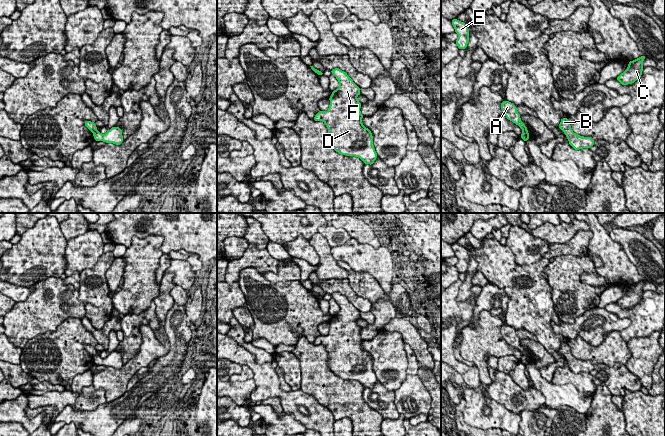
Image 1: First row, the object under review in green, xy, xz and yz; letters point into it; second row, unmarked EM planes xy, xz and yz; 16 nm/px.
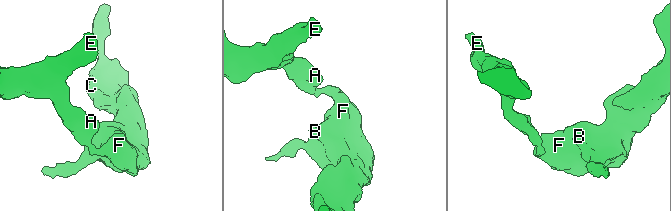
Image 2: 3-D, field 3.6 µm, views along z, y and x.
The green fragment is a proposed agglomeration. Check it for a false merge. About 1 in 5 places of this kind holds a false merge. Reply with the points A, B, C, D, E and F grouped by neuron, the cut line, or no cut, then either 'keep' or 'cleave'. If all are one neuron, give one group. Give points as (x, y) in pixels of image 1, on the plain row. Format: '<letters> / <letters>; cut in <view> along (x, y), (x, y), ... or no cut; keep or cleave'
A E / B C D F; cut in xy along (96, 354), (93, 356); cleave

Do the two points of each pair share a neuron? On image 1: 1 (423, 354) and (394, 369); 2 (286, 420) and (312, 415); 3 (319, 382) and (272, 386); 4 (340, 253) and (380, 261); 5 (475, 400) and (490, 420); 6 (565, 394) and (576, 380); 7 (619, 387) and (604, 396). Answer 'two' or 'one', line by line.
1: two
2: two
3: two
4: one
5: one
6: two
7: two

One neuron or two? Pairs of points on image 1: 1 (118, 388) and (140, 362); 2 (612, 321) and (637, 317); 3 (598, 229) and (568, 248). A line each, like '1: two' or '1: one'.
1: one
2: two
3: two

